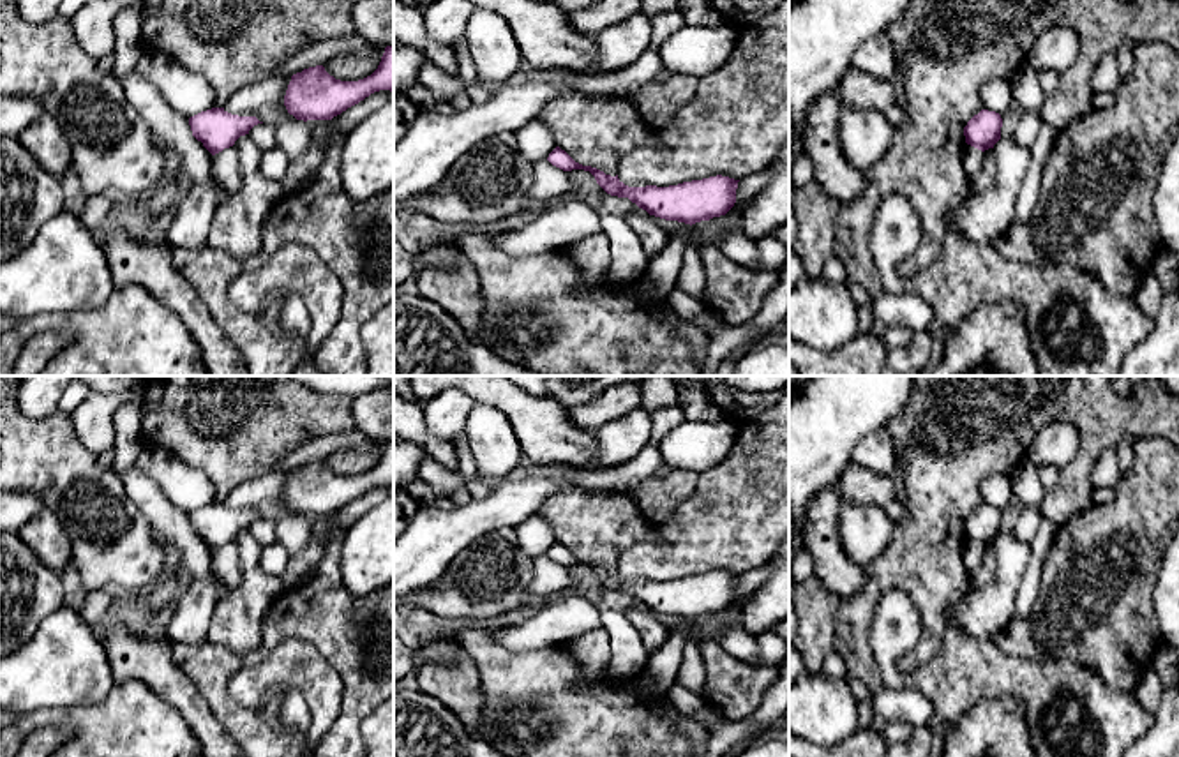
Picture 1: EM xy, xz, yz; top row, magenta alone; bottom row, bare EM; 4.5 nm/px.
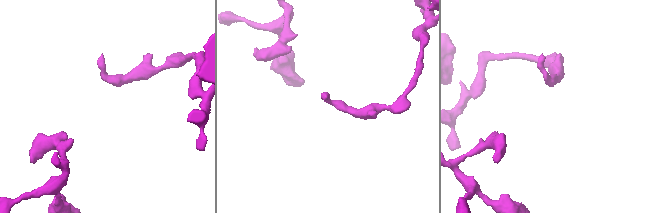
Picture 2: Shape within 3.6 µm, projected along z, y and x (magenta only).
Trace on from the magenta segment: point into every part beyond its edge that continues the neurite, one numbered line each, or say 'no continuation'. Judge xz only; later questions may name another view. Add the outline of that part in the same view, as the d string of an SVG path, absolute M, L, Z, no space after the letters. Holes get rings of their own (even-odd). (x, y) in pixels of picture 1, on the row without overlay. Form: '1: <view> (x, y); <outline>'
no continuation

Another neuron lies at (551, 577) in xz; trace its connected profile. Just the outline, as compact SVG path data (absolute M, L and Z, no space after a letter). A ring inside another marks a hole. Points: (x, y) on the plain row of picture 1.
M549 556L535 558L533 568L535 575L531 581L531 591L537 598L572 591L574 579L567 566L552 561Z

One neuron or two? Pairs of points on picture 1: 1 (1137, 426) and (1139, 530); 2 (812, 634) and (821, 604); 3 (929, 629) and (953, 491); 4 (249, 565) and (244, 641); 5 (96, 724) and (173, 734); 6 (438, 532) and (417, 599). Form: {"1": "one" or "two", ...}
{"1": "two", "2": "one", "3": "one", "4": "one", "5": "one", "6": "two"}

